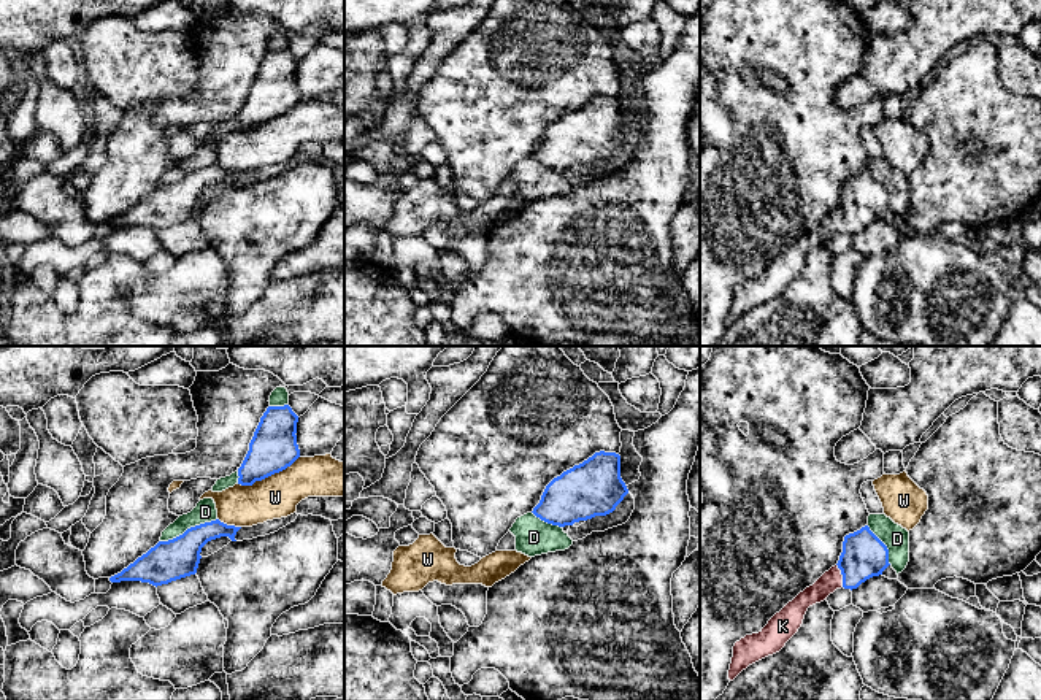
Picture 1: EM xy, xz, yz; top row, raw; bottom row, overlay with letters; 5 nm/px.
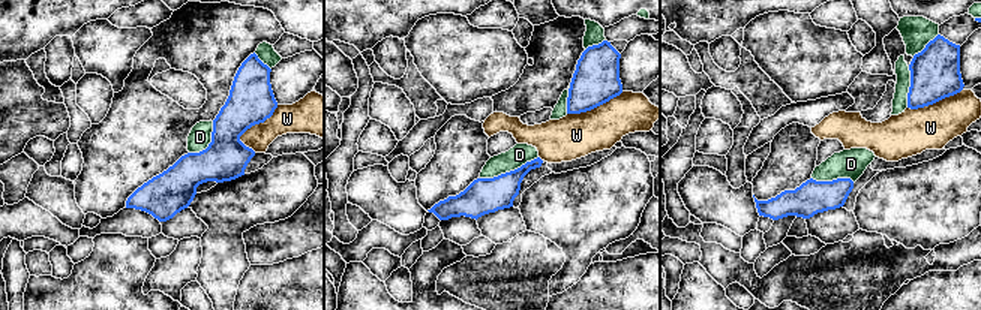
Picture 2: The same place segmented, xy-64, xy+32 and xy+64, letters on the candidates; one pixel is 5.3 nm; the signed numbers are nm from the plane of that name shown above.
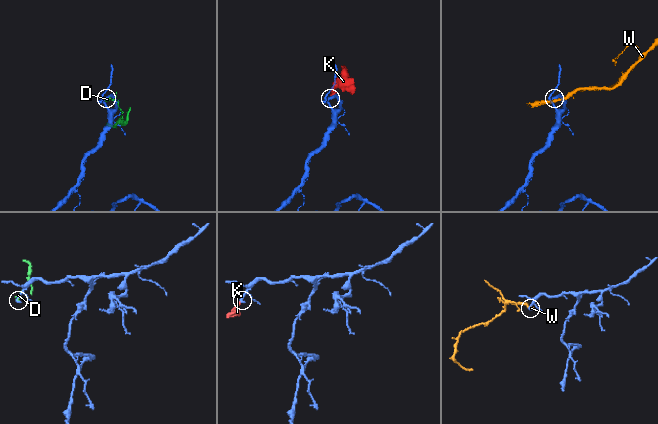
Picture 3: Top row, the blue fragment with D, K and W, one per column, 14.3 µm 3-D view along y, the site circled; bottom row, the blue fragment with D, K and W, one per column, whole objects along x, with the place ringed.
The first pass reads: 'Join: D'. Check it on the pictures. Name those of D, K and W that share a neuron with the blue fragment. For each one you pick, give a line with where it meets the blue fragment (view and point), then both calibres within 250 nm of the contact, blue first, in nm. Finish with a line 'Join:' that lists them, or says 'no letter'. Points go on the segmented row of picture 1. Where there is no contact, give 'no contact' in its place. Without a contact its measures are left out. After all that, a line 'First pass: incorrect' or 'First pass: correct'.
K: meets blue in yz at (841, 573); 220 nm thick on the blue side, 110 nm on the other
Join: K
First pass: incorrect

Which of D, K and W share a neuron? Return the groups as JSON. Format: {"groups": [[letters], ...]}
{"groups": [["D"], ["K"], ["W"]]}

